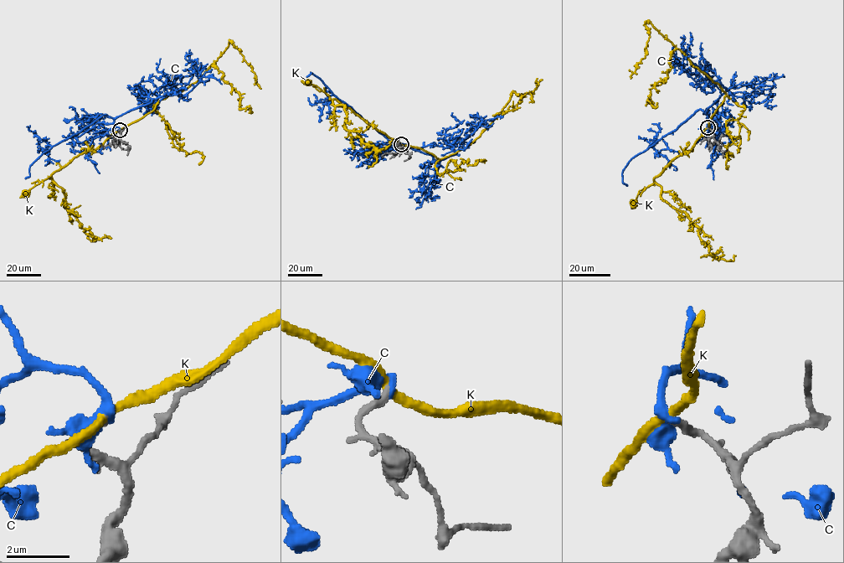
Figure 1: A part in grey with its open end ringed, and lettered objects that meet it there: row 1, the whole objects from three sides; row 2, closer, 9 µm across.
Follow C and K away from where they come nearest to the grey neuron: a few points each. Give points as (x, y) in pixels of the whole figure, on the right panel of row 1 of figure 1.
C: (707, 127), (707, 110), (727, 90), (718, 80), (701, 86), (679, 64), (674, 67), (673, 73)
K: (707, 127), (689, 151), (676, 157), (633, 203)

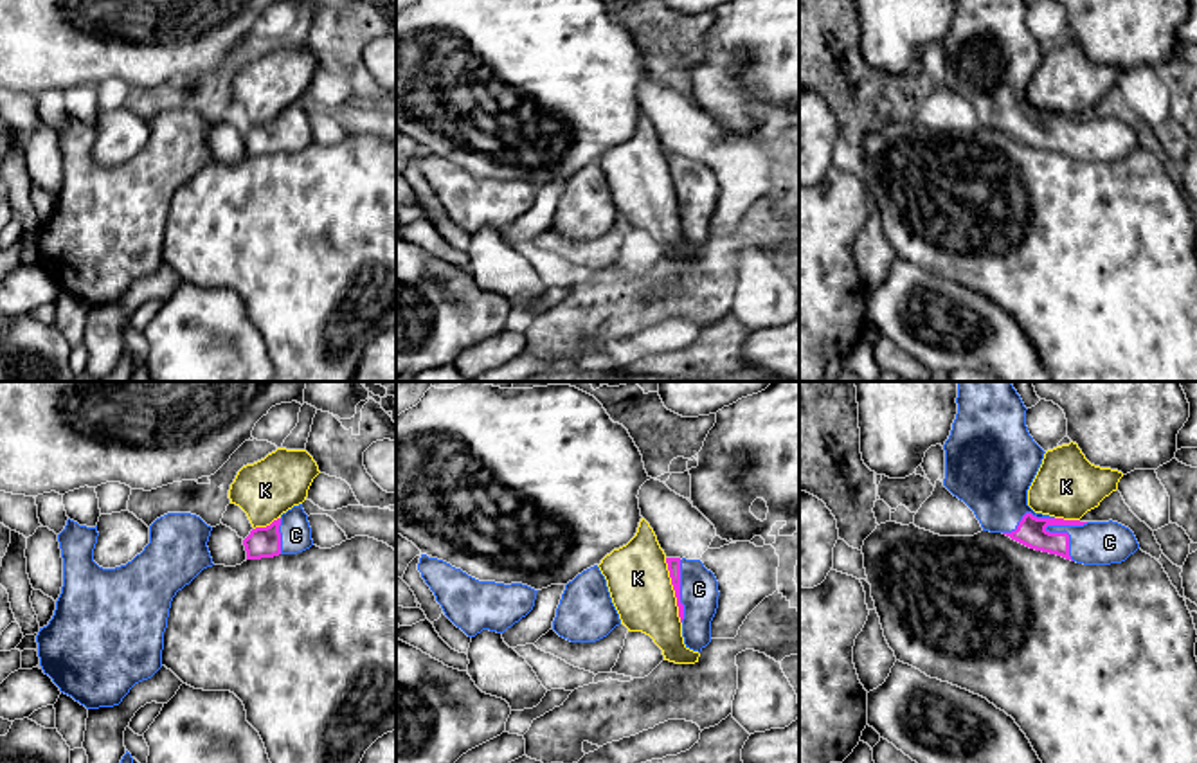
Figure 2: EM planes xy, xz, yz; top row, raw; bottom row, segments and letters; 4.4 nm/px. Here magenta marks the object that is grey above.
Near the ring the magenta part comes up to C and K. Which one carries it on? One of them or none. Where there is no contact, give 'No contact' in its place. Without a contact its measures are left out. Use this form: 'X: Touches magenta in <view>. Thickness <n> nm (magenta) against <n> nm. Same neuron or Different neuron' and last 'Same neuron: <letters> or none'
C: Touches magenta in yz. Thickness 130 nm (magenta) against 190 nm. Same neuron
K: Touches magenta in xz. Thickness 60 nm (magenta) against 280 nm. Different neuron
Same neuron: C

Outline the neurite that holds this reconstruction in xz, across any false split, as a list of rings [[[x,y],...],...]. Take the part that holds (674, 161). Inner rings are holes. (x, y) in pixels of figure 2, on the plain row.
[[[666,155],[677,194],[686,245],[702,248],[711,239],[711,218],[718,205],[718,178],[700,157]]]

